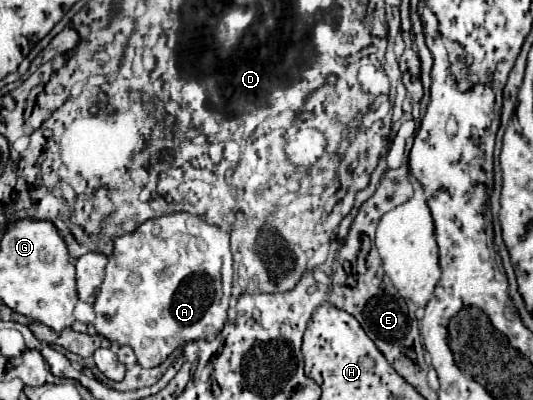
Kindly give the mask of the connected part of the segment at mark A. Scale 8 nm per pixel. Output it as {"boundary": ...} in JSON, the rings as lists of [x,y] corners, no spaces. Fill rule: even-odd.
{"boundary":[[[191,213],[163,215],[159,219],[145,221],[133,233],[117,237],[115,239],[115,251],[109,257],[109,263],[107,263],[105,281],[103,281],[101,291],[97,295],[97,301],[95,301],[95,321],[93,321],[95,331],[101,337],[105,337],[107,341],[111,341],[111,345],[115,345],[115,347],[129,345],[135,351],[137,361],[139,361],[141,367],[157,367],[157,365],[161,365],[177,347],[181,347],[181,345],[185,345],[189,341],[199,341],[199,339],[211,341],[211,339],[215,339],[219,335],[219,331],[223,329],[225,321],[227,321],[227,307],[221,305],[221,297],[223,297],[223,273],[221,273],[221,269],[223,269],[223,263],[225,263],[225,255],[231,255],[231,251],[229,251],[229,235],[225,231],[221,231],[219,227],[215,227],[215,225],[205,223],[203,217],[197,217],[197,215],[191,215]]]}

